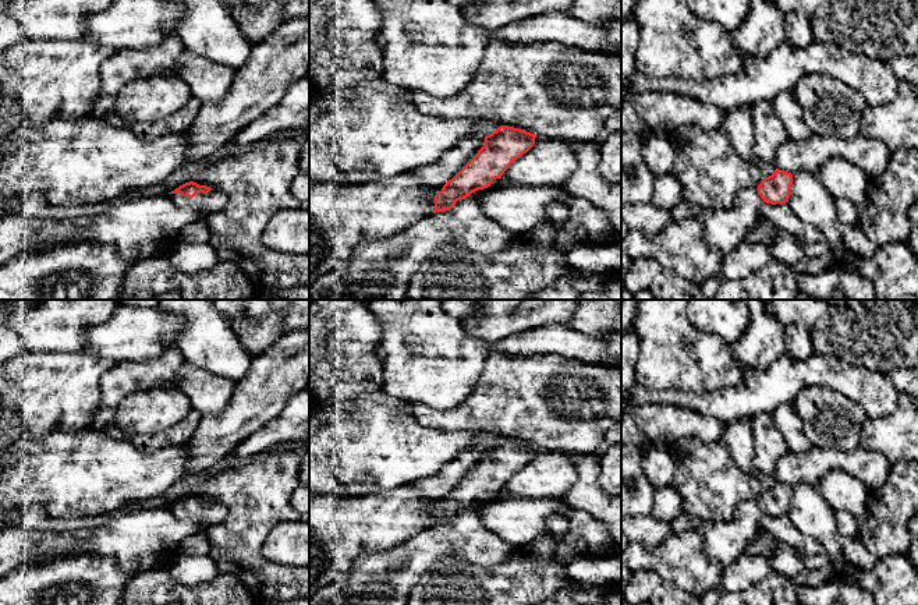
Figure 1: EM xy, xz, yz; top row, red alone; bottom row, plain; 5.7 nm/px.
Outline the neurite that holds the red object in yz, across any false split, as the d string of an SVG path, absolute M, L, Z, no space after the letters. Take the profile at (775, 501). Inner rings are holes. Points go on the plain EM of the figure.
M776 481L772 488L762 491L756 500L740 502L729 521L710 523L683 513L670 523L670 528L671 533L699 531L703 535L706 555L727 567L761 533L761 517L763 514L772 517L788 514L791 498L793 487Z

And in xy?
M194 493L185 495L169 506L171 513L177 517L196 519L201 526L199 533L203 534L227 514L227 507L224 505L199 498Z

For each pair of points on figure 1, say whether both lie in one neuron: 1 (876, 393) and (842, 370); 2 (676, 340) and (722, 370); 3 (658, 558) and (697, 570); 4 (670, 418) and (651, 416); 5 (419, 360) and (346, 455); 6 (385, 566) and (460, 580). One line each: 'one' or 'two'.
1: one
2: one
3: one
4: one
5: two
6: two

